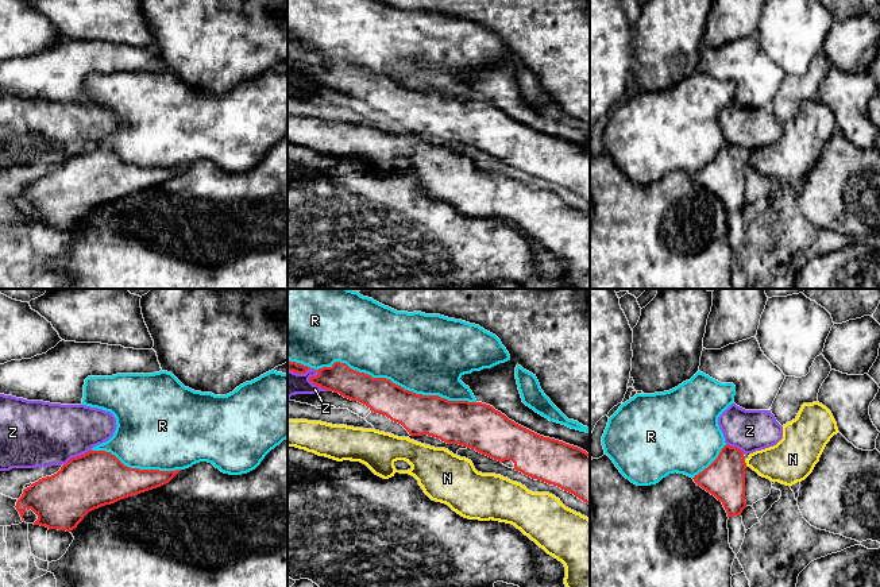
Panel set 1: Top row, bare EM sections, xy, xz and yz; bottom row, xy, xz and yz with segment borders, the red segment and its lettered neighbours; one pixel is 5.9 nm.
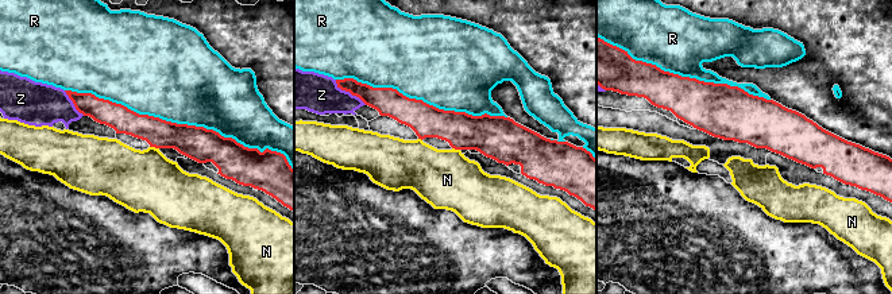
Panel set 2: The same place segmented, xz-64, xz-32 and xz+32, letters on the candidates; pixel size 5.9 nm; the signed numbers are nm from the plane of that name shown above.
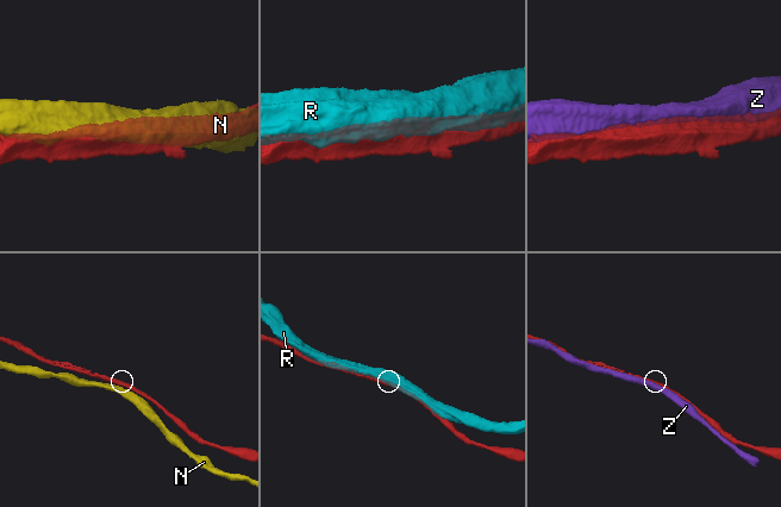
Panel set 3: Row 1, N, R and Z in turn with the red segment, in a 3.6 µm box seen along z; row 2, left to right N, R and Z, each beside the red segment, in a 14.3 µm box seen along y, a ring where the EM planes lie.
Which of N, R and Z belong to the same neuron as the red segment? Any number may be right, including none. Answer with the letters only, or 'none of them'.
none of them

